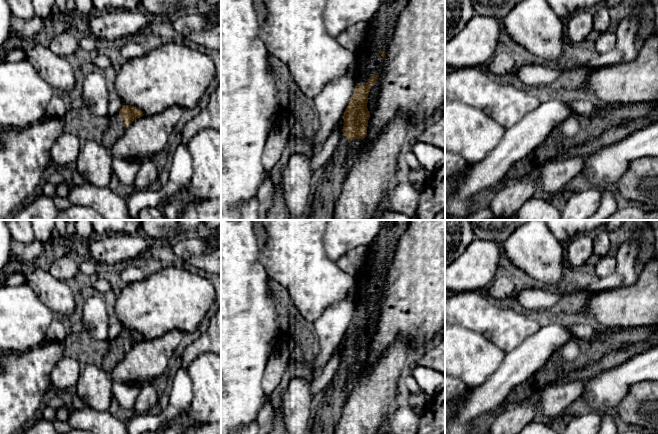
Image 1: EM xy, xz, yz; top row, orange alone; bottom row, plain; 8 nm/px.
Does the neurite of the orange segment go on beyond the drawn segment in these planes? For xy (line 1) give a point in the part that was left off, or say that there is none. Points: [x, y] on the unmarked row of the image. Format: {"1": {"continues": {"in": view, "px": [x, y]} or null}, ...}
{"1": {"continues": {"in": "xy", "px": [115, 354]}}}

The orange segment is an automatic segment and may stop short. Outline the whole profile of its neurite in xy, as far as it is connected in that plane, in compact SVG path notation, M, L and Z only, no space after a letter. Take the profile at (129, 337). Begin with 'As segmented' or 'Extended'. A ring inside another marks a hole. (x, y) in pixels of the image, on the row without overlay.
Extended. M123 329L116 339L110 341L110 348L102 360L102 369L110 374L113 368L122 361L125 352L143 339L140 333L131 329Z

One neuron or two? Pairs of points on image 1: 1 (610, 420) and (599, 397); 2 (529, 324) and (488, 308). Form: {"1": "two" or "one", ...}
{"1": "one", "2": "one"}

